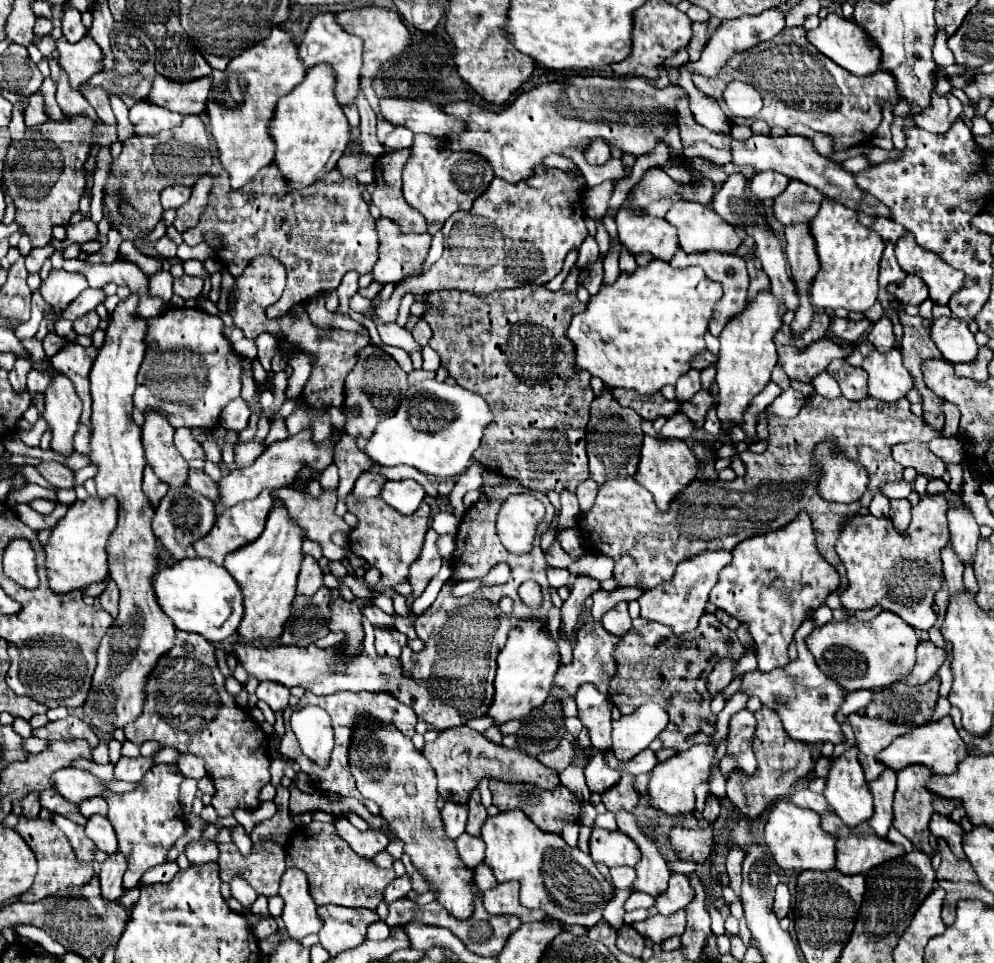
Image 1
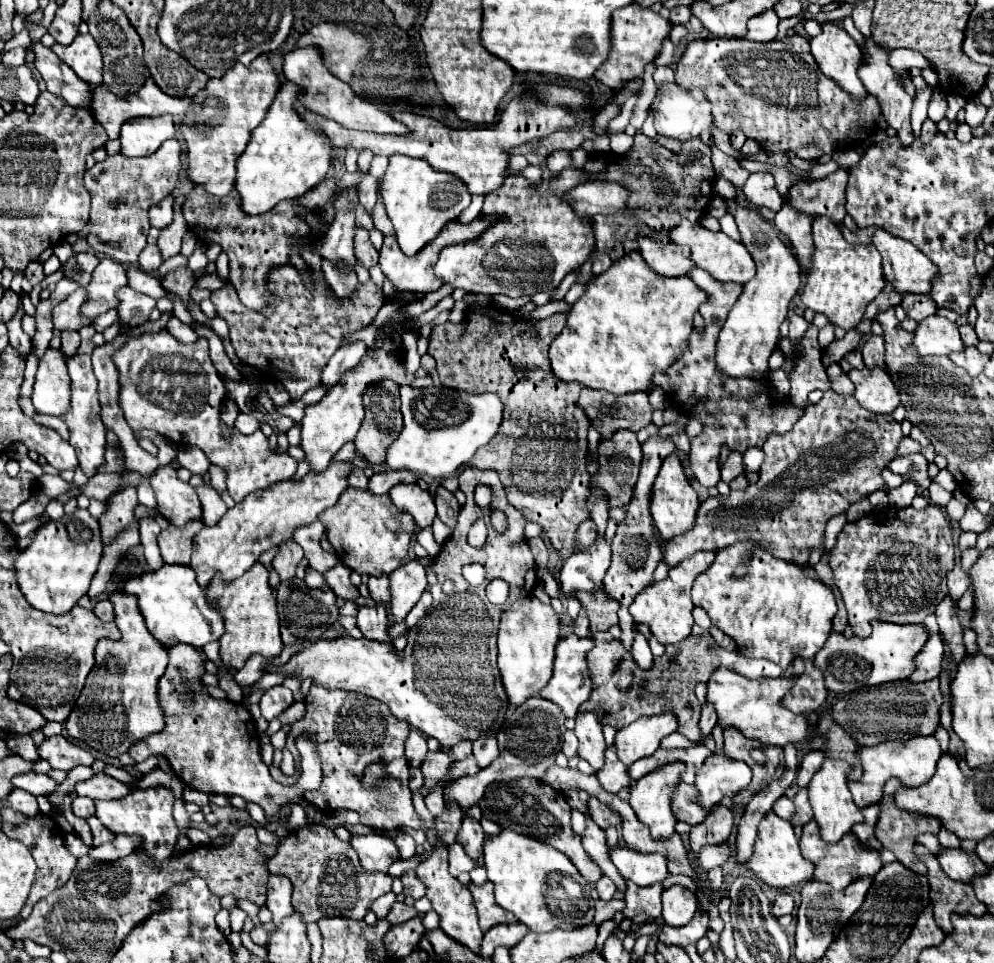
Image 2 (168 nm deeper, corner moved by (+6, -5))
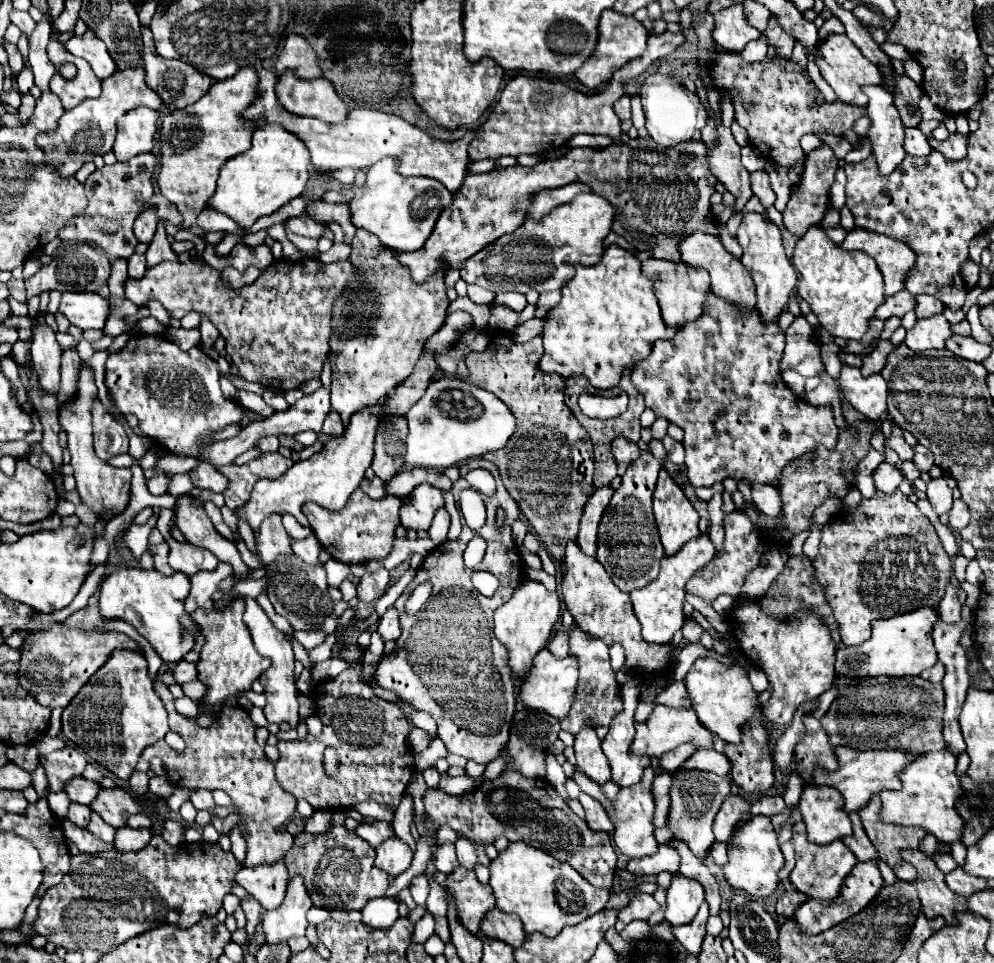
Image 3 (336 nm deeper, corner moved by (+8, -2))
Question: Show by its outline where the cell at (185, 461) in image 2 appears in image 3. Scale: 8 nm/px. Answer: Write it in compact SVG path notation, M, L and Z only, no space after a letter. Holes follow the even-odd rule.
M200 462L198 468L190 472L190 478L194 486L202 490L212 490L212 492L224 492L226 490L226 478L208 462Z

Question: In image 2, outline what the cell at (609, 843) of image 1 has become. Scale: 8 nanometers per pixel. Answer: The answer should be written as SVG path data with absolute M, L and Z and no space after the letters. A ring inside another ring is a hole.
M616 847L610 849L610 857L620 875L640 887L660 883L668 875L666 859L658 853L638 853L628 847Z

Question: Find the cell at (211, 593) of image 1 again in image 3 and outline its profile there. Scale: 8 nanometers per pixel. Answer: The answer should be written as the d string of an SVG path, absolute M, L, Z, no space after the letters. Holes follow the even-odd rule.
M120 568L108 574L100 586L100 614L104 618L122 618L132 624L156 650L162 660L178 662L194 646L194 636L200 634L200 626L184 610L184 602L190 594L190 578L176 570L164 576L156 570Z

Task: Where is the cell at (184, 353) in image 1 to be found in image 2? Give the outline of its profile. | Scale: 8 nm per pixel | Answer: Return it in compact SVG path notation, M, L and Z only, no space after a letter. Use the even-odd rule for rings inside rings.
M166 329L160 333L146 333L120 347L112 355L112 361L120 373L120 407L128 425L134 431L156 431L178 447L194 445L202 449L212 465L226 471L226 489L236 503L248 493L286 481L296 473L298 461L290 455L270 453L268 439L262 431L252 435L232 431L230 441L222 437L220 405L226 389L208 357L206 339L186 345L174 339Z

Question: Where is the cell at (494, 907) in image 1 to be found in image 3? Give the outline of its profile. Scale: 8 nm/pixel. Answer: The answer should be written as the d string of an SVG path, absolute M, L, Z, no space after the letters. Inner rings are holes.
M458 866L458 872L448 876L446 886L452 888L458 904L458 916L462 924L474 934L480 930L482 918L496 908L496 900L492 888L488 884L480 884L474 870Z

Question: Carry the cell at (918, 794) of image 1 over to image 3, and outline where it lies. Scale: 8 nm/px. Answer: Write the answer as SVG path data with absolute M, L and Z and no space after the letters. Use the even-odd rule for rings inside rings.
M874 794L870 798L870 804L860 810L864 830L866 830L868 838L872 840L872 844L876 846L878 858L888 862L900 880L914 882L918 872L916 872L916 868L906 864L906 860L902 860L900 850L918 848L926 836L926 830L918 828L918 826L898 826L898 824L882 822L880 820L880 806L882 806L880 796Z

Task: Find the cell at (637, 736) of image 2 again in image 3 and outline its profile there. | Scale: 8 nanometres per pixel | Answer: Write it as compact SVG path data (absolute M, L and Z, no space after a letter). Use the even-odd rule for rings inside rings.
M658 704L646 722L636 724L636 736L634 736L634 742L630 744L630 754L662 756L684 742L694 742L696 748L712 748L710 732L706 732L706 728L702 728L702 724L698 724L696 712L692 708L670 708L670 706Z

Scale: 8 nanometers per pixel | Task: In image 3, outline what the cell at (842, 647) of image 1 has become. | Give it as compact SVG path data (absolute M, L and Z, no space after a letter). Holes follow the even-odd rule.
M918 608L918 612L908 612L906 616L874 620L870 640L860 646L840 646L836 650L836 676L848 680L860 676L918 676L938 660L932 640L932 624L936 620L938 614L932 608Z

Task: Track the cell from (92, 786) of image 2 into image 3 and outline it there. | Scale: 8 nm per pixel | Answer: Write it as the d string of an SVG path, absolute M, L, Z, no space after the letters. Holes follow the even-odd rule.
M76 776L74 780L70 780L70 784L66 784L64 788L70 796L72 802L80 802L80 804L90 804L98 792L100 792L100 784L94 780L86 780L82 776Z

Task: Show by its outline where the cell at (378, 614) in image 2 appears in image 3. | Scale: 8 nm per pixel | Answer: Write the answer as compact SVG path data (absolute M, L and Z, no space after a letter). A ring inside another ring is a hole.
M380 570L376 574L364 574L364 578L358 584L358 600L362 602L372 602L376 600L388 586L390 578L386 570Z

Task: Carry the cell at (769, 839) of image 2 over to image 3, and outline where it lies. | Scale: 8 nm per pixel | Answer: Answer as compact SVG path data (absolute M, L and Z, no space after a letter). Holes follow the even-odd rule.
M754 816L734 838L734 846L728 850L728 864L724 866L726 880L732 888L744 890L754 898L768 898L780 886L780 870L784 868L784 856L780 852L778 834L768 816Z

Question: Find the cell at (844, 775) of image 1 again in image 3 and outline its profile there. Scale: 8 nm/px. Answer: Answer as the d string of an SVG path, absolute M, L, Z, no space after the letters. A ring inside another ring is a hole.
M806 784L798 806L806 822L808 840L814 844L830 844L852 832L852 822L844 812L844 798L834 788Z

